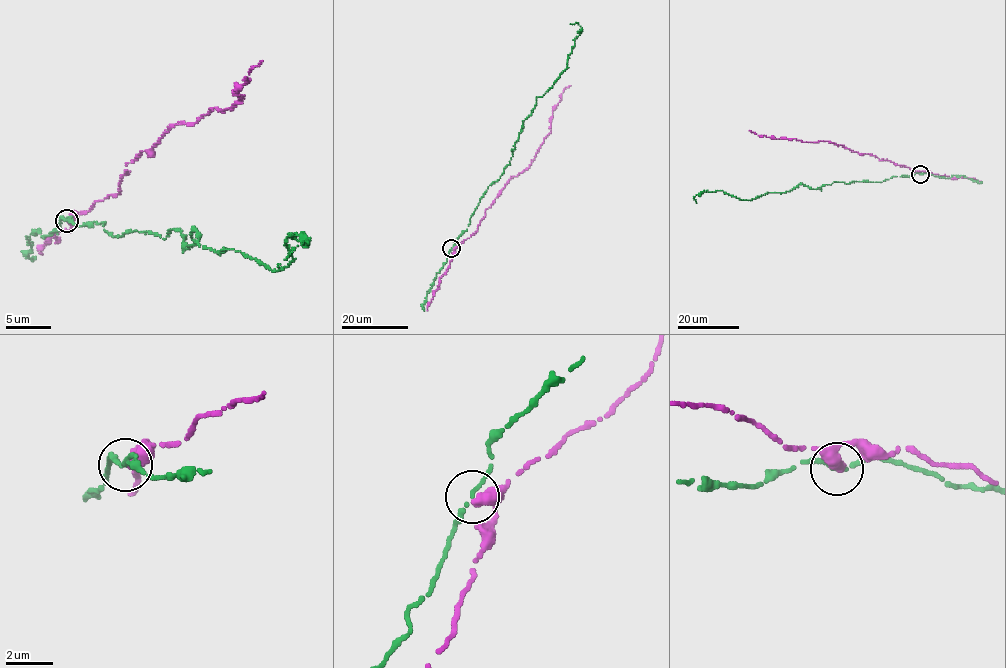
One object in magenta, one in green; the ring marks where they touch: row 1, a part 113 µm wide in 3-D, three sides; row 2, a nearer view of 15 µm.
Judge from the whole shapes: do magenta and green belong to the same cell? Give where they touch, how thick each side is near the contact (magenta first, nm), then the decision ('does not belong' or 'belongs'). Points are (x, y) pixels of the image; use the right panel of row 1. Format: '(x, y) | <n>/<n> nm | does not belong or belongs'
(920, 174) | 420/160 nm | belongs

